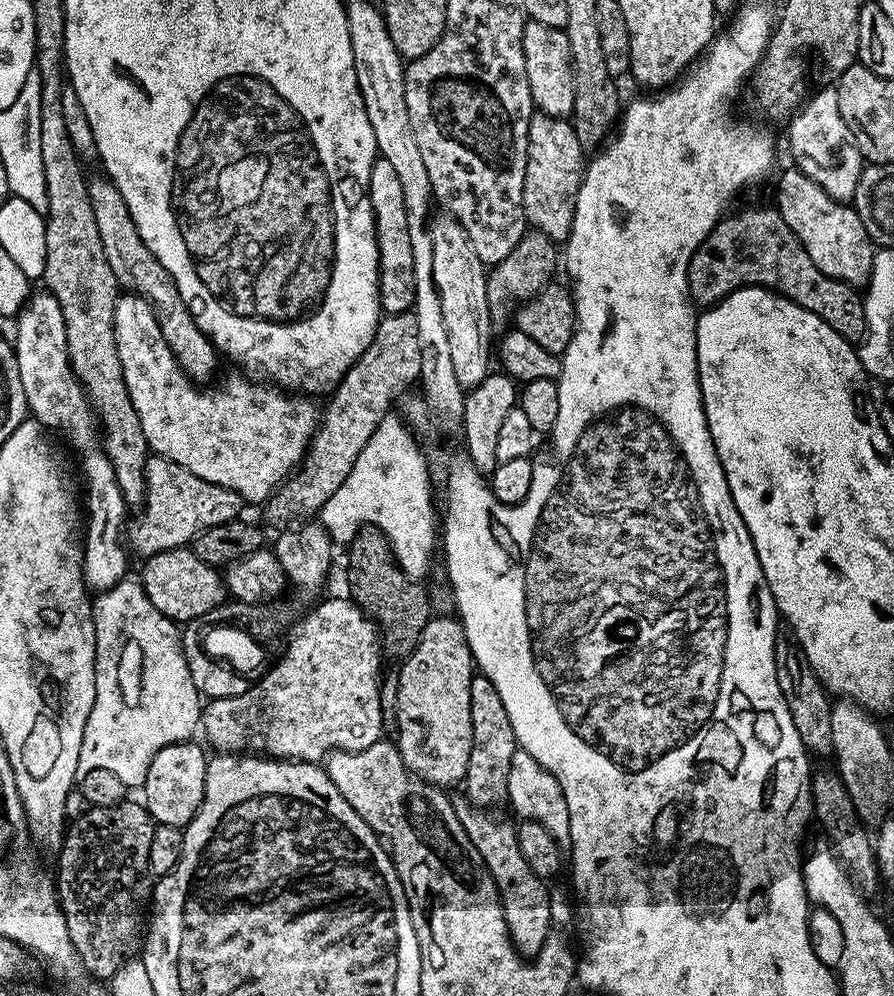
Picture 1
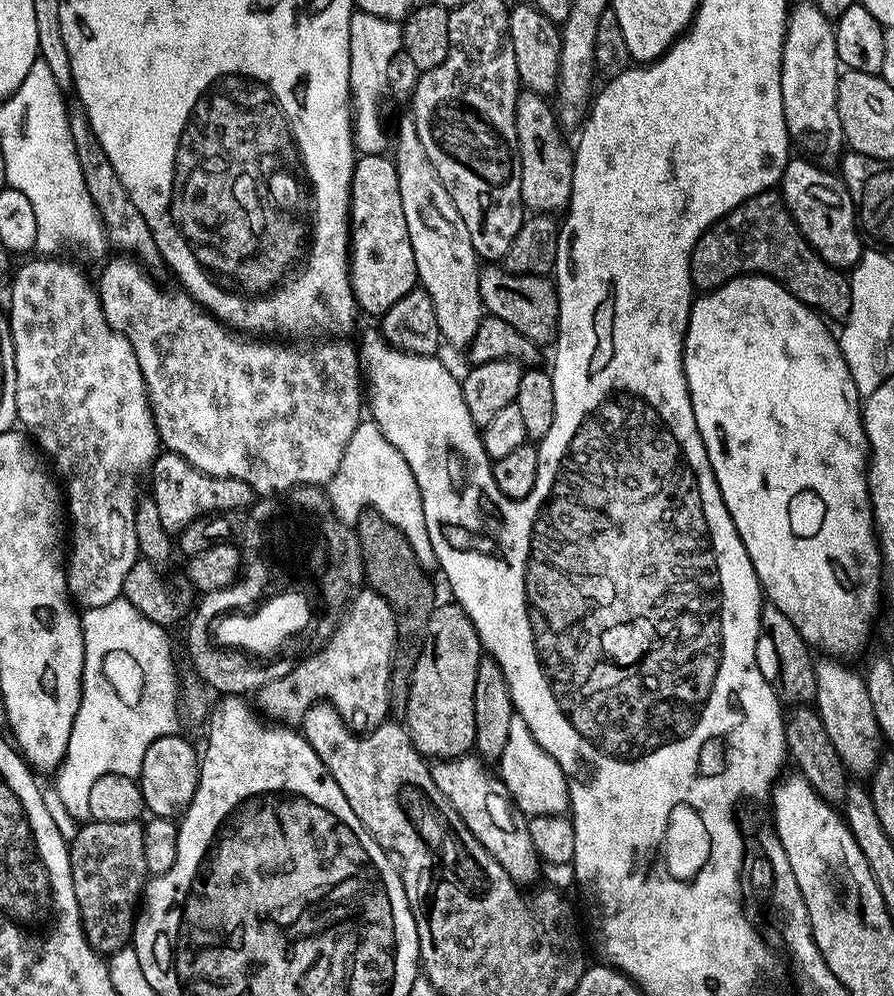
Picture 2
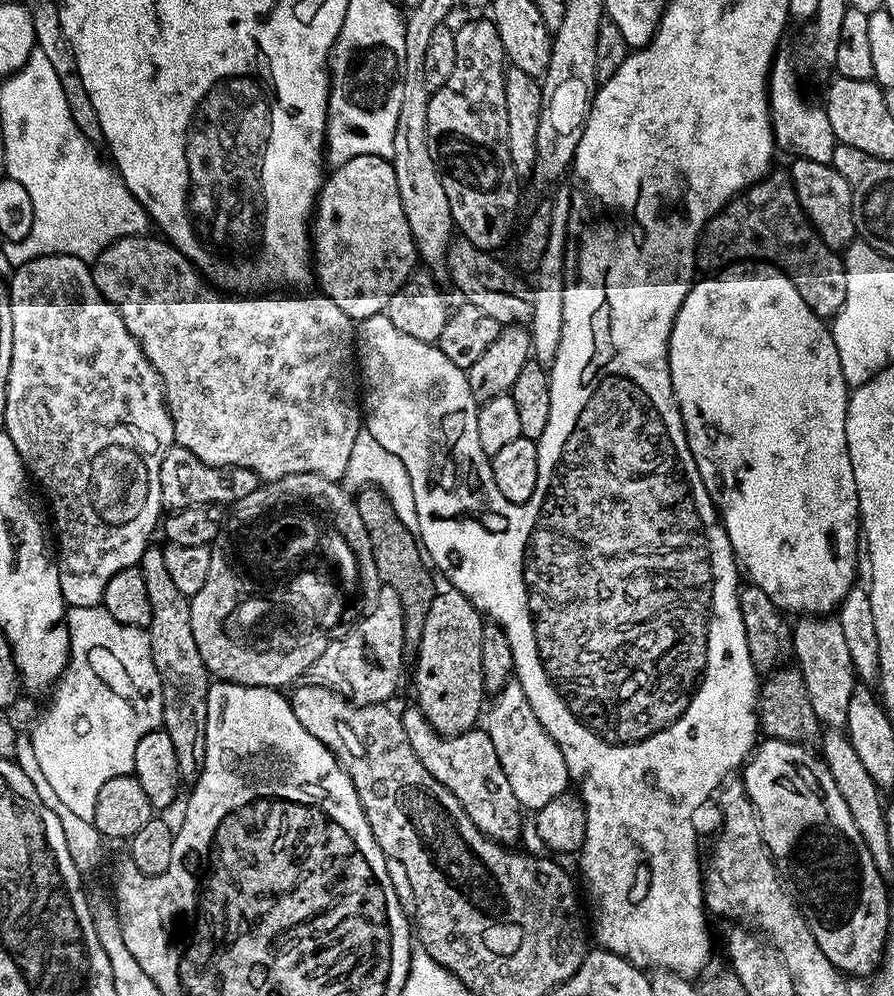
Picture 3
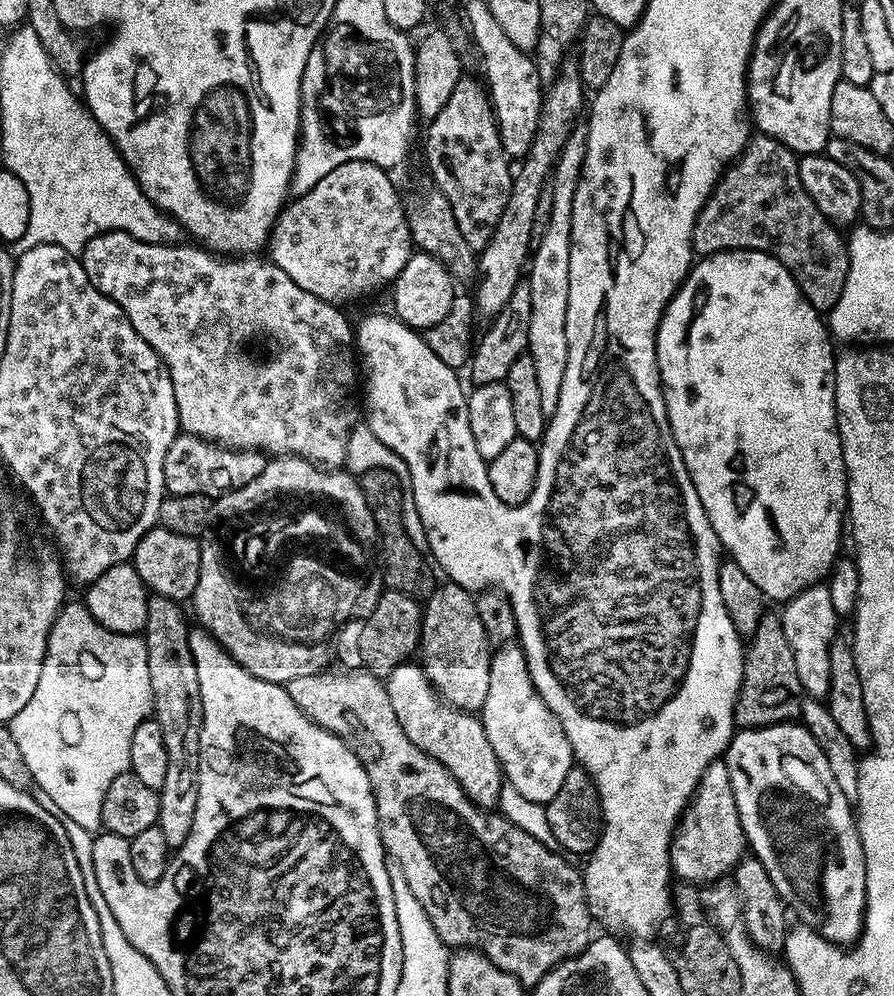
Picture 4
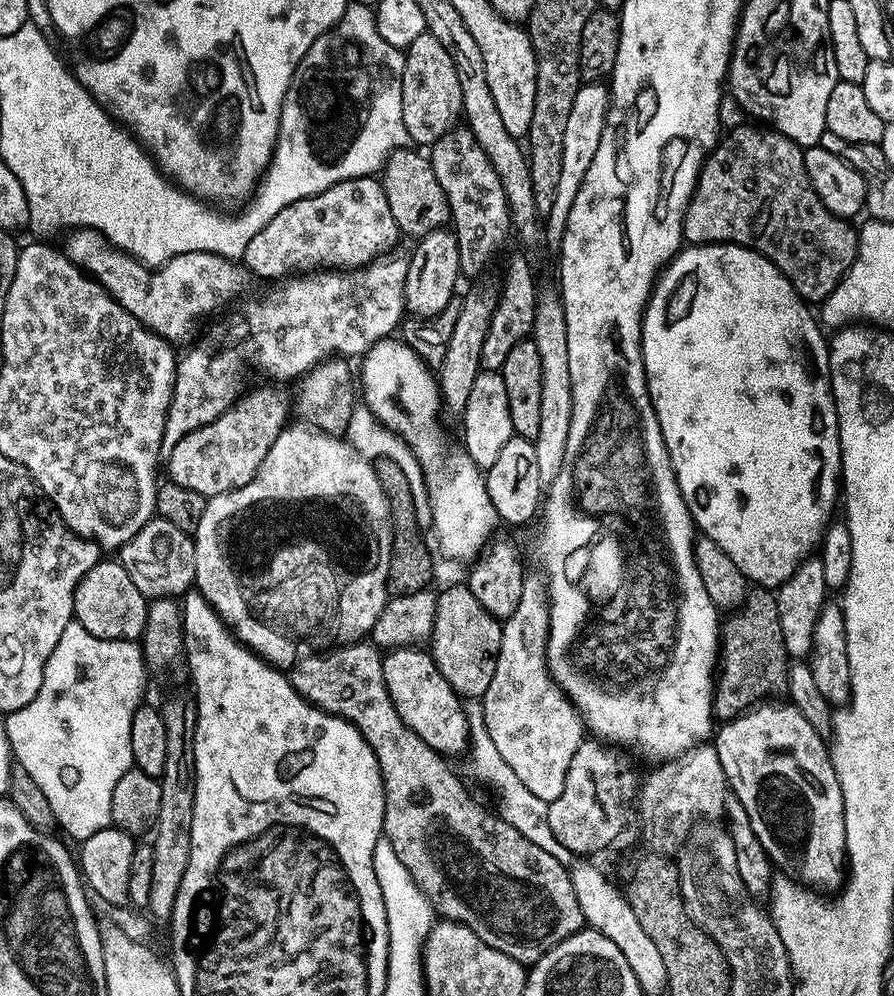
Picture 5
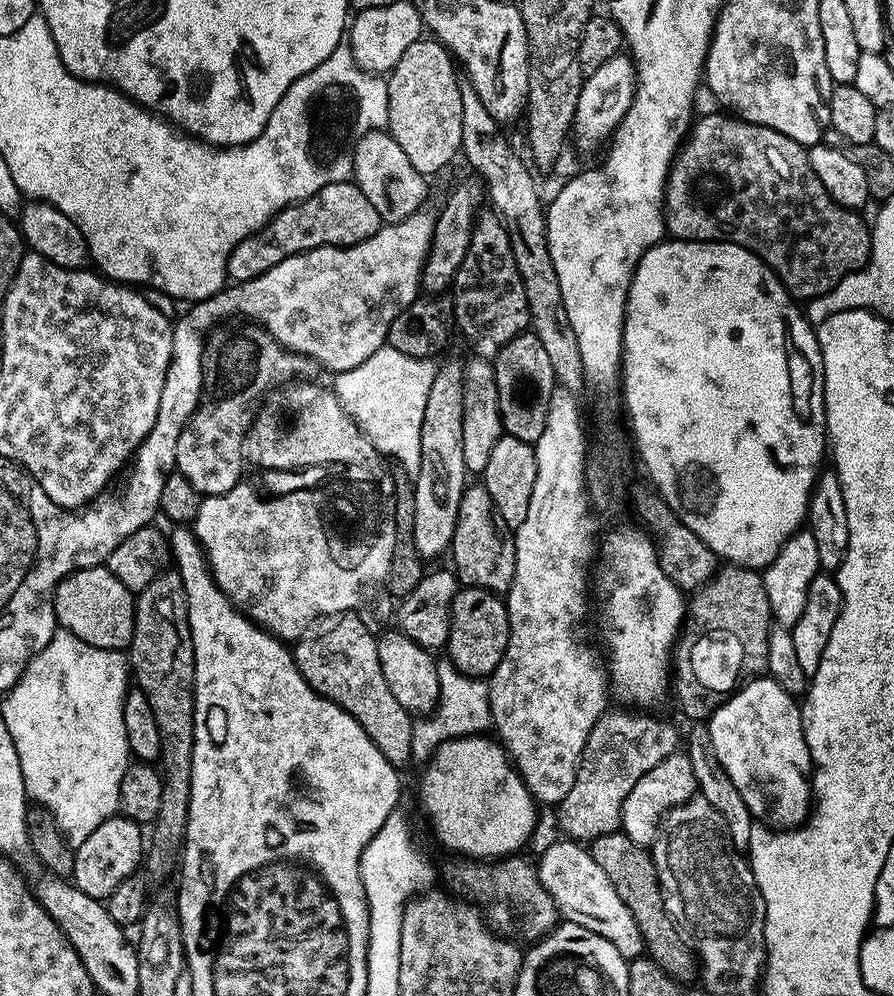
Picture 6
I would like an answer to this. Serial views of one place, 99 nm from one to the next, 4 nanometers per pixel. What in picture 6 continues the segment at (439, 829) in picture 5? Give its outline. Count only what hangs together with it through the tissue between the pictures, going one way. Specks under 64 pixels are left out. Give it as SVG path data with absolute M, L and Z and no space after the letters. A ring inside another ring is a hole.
M356 614L341 615L333 624L336 625L329 632L313 640L301 638L295 641L294 655L302 678L318 695L325 696L353 716L387 760L401 762L407 756L411 757L414 720L398 703L398 698L390 694L390 686L386 686L386 677L378 663L377 637ZM523 855L506 856L499 860L469 860L467 858L452 858L452 861L442 868L442 880L445 880L447 891L452 894L459 894L467 898L471 903L480 909L485 924L493 932L513 942L535 942L544 939L558 923L558 909L554 898L542 886L538 875L538 868L535 863L523 860Z

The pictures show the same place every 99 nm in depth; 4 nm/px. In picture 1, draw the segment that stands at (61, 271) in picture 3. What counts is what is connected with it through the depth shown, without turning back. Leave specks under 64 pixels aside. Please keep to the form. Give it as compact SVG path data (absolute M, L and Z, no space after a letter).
M40 290L37 296L36 293L29 295L28 303L24 305L16 322L14 347L18 374L22 374L22 390L26 390L28 411L45 429L52 431L53 428L61 432L80 451L80 472L84 475L82 492L86 497L84 582L93 593L99 594L107 588L113 588L119 580L125 579L127 573L124 571L128 568L129 553L122 539L126 528L126 505L118 490L114 466L110 466L110 458L103 447L98 446L98 421L92 405L88 403L84 387L72 373L72 363L68 361L66 326L58 300L47 290Z

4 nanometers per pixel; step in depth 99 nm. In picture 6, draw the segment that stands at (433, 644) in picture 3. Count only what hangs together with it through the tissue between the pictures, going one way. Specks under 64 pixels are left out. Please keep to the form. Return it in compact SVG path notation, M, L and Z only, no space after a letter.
M461 587L452 603L450 618L450 634L446 645L447 659L460 672L477 678L491 677L492 671L502 662L502 654L506 654L506 646L510 638L510 622L508 621L508 605L497 593L481 588Z

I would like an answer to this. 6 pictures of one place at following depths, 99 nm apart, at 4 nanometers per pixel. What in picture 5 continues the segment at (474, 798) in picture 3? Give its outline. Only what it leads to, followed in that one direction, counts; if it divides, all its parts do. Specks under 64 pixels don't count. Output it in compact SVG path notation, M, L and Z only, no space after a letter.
M420 646L410 648L393 648L383 653L384 665L382 674L386 678L386 690L394 702L394 710L398 710L398 718L445 758L453 758L460 751L469 747L468 719L464 713L461 697L442 678L438 666L434 662L431 651Z

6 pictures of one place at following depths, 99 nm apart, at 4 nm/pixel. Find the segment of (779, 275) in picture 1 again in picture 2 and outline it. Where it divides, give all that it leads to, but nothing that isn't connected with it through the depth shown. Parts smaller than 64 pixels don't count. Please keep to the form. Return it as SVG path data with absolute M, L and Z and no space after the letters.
M769 190L743 200L726 216L711 224L698 238L690 258L693 285L700 290L720 288L738 276L759 274L768 276L820 313L829 321L848 319L852 286L849 277L839 268L831 268L808 244L808 239L798 230L792 215L779 191Z

